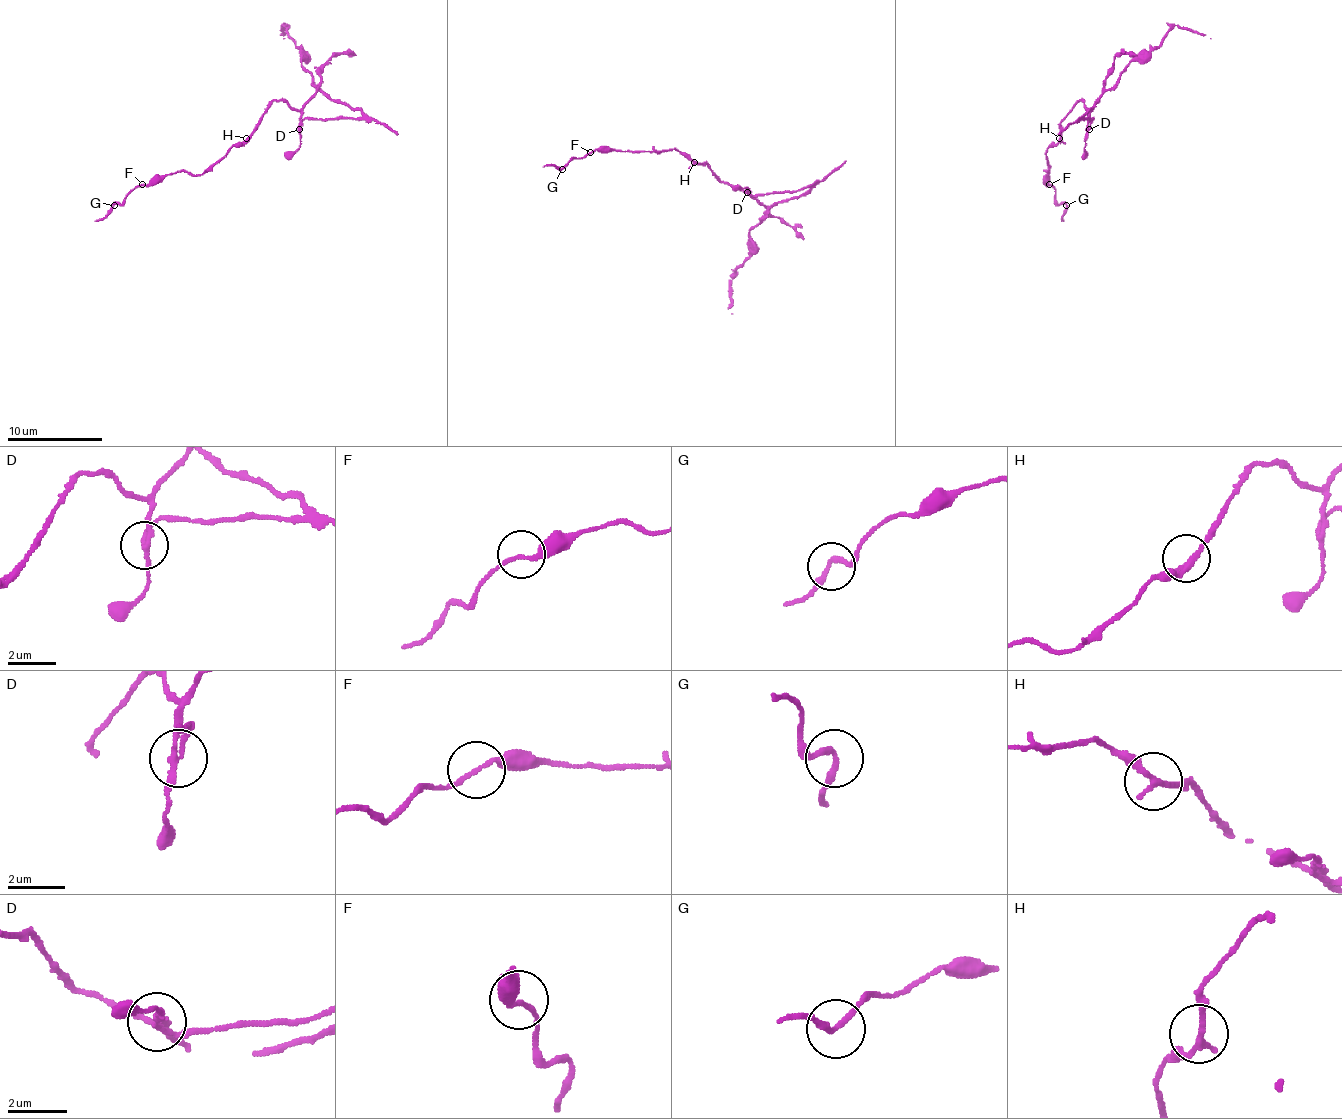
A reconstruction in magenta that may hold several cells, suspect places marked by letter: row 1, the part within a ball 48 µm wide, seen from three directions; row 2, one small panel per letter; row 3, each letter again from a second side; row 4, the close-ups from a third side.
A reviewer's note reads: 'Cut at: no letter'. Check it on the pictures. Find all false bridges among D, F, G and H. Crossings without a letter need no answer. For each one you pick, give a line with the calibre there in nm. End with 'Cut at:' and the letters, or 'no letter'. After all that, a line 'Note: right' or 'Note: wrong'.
D: Thickness 170 nm
Cut at: D
Note: wrong

